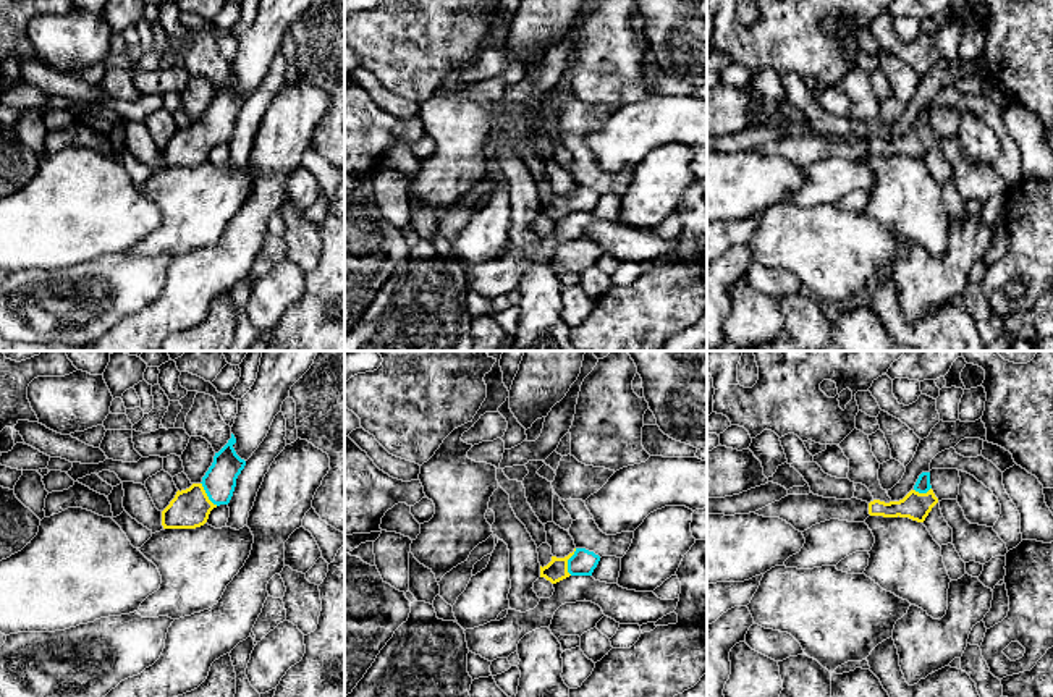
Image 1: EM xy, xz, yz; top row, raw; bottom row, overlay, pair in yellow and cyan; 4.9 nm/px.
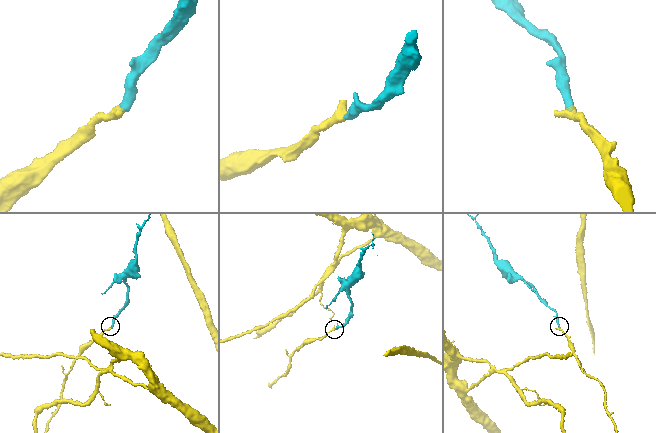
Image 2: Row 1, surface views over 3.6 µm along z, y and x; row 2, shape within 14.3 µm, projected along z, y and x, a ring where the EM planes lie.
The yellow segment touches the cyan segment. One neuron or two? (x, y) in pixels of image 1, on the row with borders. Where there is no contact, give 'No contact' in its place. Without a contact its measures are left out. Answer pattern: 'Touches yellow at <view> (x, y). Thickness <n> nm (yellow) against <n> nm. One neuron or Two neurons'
Touches yellow at xz (566, 561). Thickness 110 nm (yellow) against 130 nm. One neuron

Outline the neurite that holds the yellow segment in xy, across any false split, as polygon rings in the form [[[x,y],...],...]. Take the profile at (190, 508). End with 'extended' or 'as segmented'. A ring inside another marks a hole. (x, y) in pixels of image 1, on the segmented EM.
[[[235,435],[214,456],[214,463],[201,484],[192,484],[186,490],[178,490],[170,505],[162,511],[163,529],[196,529],[207,522],[209,514],[220,505],[228,505],[236,479],[246,466],[233,445]]] | extended

